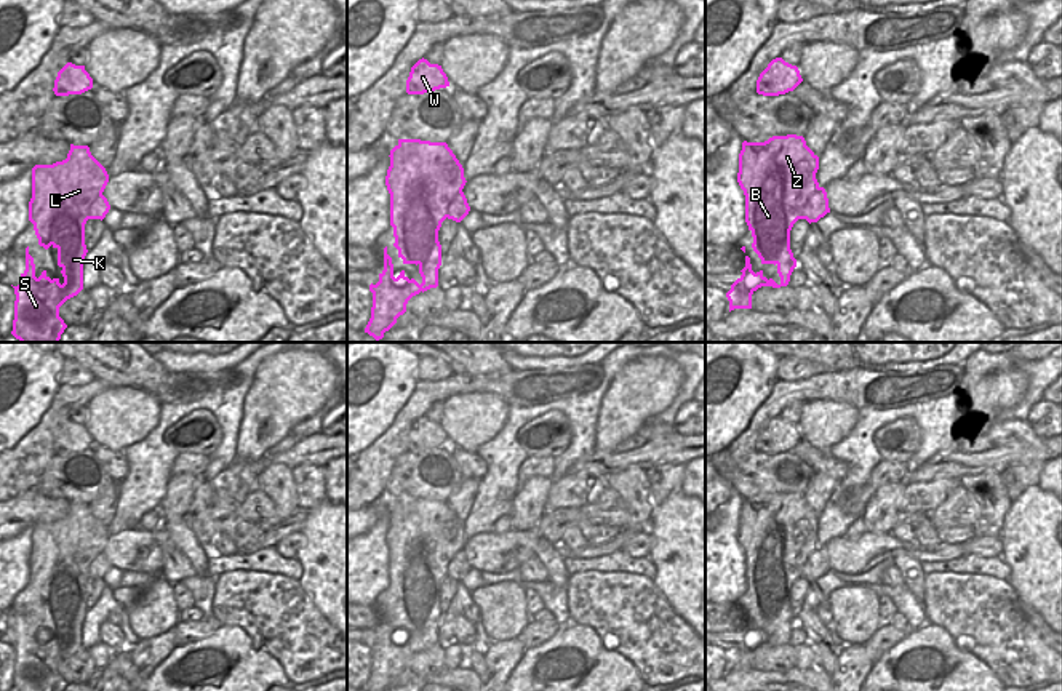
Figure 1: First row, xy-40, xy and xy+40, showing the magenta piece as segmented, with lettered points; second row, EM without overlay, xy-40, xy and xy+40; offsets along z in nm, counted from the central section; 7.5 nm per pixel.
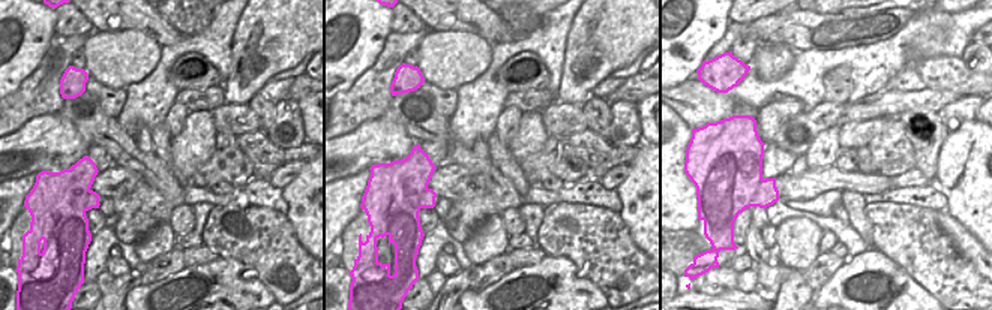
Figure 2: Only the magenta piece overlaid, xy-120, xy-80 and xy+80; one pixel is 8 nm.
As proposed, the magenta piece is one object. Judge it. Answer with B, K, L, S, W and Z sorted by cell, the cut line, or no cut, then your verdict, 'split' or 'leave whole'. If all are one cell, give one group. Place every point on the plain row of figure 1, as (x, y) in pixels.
B K L S Z / W; cut in xy+40 along (821, 546), (811, 554), (802, 576); split

